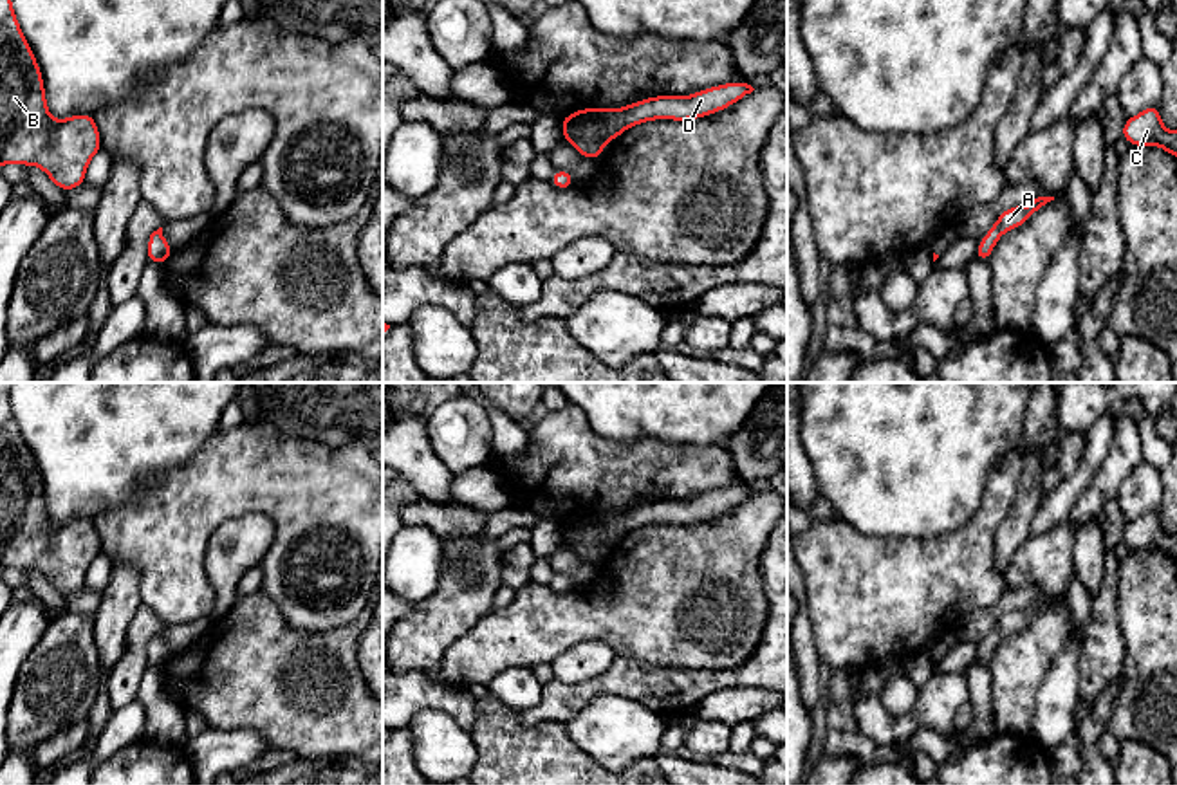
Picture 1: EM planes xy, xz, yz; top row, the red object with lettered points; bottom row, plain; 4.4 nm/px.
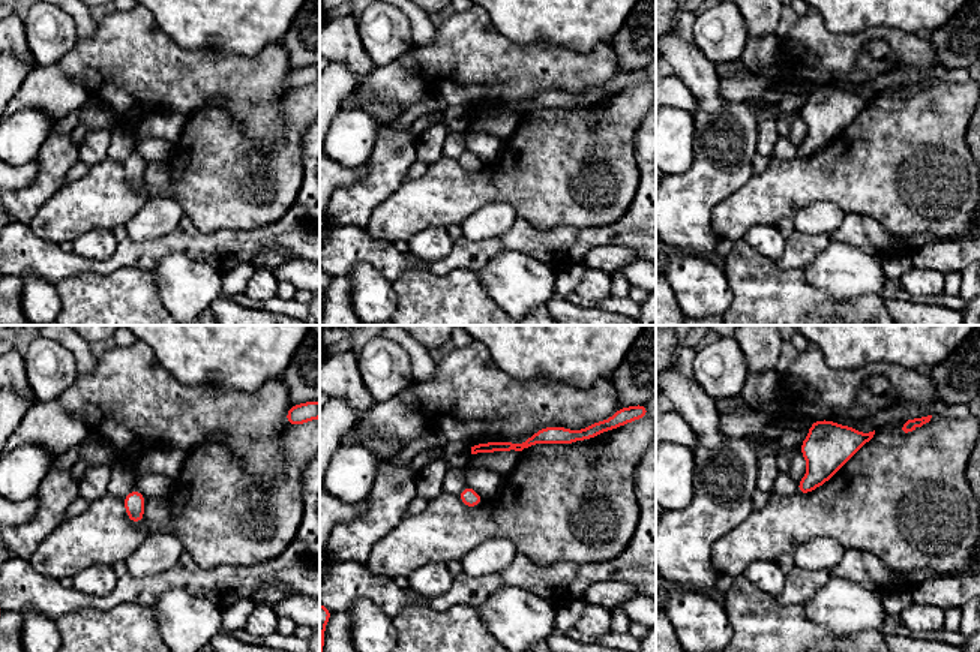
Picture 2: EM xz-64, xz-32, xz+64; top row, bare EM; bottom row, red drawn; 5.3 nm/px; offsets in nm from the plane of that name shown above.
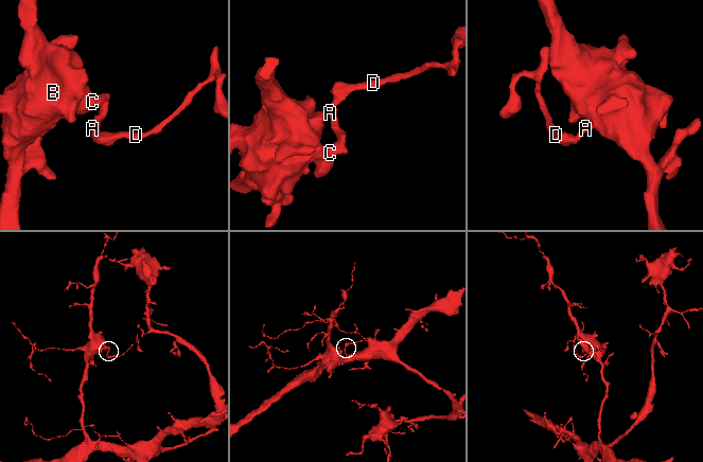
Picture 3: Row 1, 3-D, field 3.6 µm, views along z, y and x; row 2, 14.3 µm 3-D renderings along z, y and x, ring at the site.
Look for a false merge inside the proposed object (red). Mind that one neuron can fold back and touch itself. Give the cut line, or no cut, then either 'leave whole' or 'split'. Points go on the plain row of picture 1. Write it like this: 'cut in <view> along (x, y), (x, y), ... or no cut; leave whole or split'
no cut; leave whole

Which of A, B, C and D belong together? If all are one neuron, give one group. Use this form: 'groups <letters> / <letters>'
groups A B C D

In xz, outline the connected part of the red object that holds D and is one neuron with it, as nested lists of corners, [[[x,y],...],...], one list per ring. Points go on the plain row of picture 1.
[[[742,485],[699,494],[691,500],[655,500],[623,513],[581,513],[561,522],[561,538],[581,561],[601,563],[603,549],[626,532],[653,523],[690,525],[706,522],[740,505],[755,493]]]

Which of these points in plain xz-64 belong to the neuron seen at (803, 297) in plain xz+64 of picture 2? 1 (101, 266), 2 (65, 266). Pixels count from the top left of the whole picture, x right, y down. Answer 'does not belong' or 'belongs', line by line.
1: does not belong
2: does not belong

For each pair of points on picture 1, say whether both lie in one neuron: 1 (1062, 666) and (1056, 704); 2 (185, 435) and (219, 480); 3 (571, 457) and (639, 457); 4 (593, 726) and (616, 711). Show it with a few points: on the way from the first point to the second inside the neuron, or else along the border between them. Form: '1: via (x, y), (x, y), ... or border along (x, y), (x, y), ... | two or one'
1: via (1062, 675), (1056, 695) | one
2: border along (215, 430), (199, 450), (163, 477) | two
3: via (587, 457), (623, 457) | one
4: via (598, 726), (611, 717) | one

